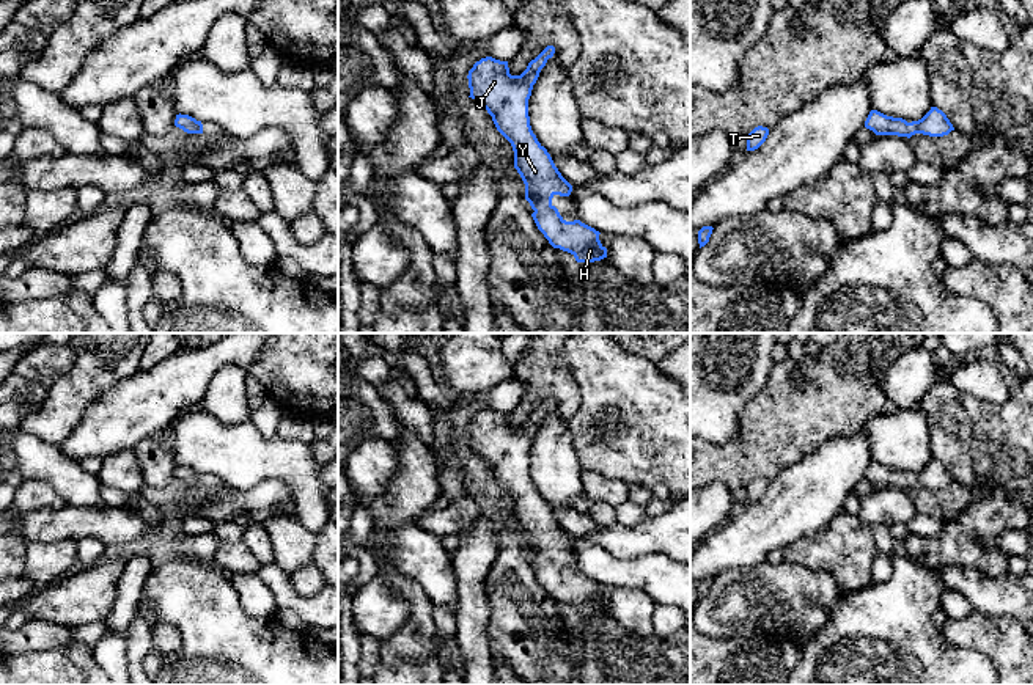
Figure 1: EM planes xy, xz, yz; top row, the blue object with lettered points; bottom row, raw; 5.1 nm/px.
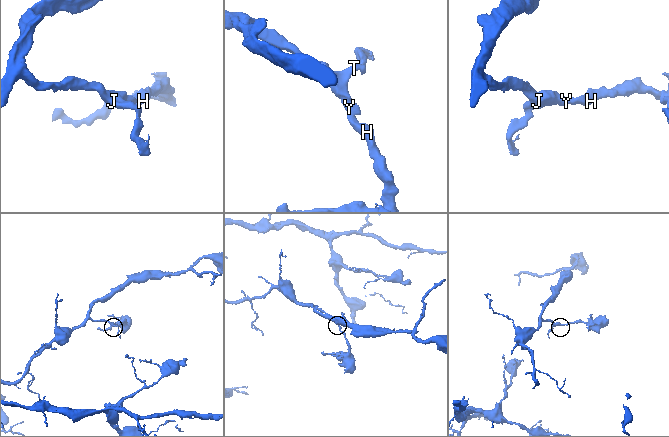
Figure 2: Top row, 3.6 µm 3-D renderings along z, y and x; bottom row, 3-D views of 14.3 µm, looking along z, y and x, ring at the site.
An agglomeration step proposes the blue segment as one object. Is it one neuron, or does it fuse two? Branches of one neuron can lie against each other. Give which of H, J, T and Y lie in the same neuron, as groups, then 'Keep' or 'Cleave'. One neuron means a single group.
Groups: H J T Y. Keep

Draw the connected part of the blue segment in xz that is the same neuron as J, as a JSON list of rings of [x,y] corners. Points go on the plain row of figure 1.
[[[547,397],[520,427],[511,427],[508,413],[481,410],[469,423],[470,448],[487,465],[497,482],[511,495],[514,520],[525,536],[538,581],[553,600],[571,605],[577,614],[607,610],[599,583],[580,572],[566,573],[552,556],[555,547],[569,548],[572,537],[561,528],[547,501],[538,493],[530,478],[528,451],[541,421],[555,405]]]

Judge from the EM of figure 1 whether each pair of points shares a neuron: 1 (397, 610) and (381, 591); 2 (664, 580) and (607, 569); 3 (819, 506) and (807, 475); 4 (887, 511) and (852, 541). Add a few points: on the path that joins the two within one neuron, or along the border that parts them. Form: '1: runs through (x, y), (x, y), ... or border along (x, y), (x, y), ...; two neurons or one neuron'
1: runs through (392, 605), (382, 596); one neuron
2: runs through (650, 572), (621, 572); one neuron
3: runs through (813, 498), (813, 483); one neuron
4: border along (857, 514), (871, 528); two neurons

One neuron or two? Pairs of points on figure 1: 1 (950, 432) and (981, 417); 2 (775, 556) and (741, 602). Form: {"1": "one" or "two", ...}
{"1": "one", "2": "two"}

